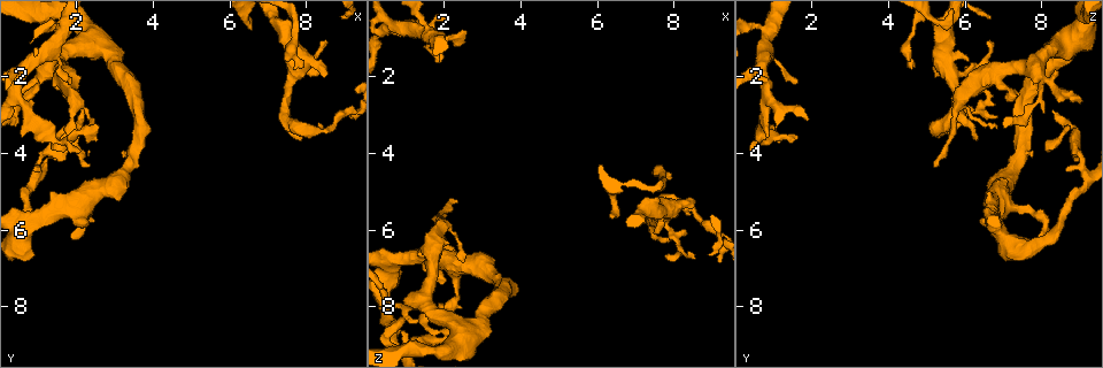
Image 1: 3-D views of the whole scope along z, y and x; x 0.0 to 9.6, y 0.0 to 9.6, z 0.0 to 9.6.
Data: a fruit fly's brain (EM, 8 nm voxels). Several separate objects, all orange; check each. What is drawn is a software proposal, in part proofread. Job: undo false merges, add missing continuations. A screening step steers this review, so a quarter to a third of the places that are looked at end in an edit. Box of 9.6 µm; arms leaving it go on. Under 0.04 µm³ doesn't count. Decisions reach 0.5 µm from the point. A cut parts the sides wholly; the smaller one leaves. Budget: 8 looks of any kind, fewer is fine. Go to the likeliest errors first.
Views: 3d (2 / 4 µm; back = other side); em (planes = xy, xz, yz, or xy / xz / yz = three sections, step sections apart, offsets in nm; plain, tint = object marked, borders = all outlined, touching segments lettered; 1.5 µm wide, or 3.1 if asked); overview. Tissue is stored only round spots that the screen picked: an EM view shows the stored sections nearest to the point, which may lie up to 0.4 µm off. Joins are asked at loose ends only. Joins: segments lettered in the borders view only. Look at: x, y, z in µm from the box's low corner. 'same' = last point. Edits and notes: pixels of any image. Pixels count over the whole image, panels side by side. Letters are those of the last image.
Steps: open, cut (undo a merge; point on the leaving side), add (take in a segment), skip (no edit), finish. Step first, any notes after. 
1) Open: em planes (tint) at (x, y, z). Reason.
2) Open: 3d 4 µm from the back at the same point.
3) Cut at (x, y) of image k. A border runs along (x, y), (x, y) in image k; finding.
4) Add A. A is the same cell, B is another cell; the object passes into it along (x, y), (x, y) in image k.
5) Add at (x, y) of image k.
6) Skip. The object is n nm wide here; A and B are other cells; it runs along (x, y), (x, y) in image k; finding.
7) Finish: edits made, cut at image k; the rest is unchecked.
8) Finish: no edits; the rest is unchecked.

Open: em yz step 4 (plain) at (0.65, 2.65, 9.05). Branch stops here.

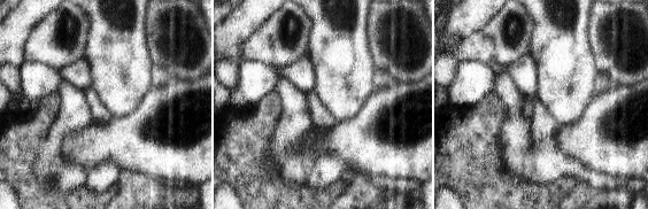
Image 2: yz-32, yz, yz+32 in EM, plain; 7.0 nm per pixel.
Open: em yz step 4 (tint) at the same point. With the object marked.

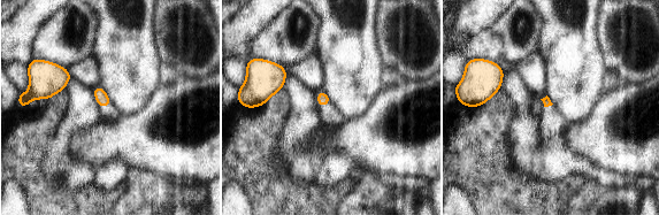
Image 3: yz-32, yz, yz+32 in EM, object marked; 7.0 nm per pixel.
Open: em yz step 4 (borders) at the same point. What lies round it.

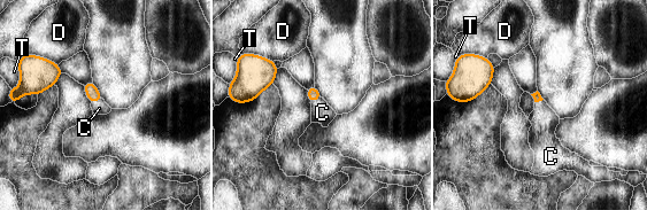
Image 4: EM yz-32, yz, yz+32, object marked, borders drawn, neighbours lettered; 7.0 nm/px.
Add C. C is the same cell, D and T are other cells; the object passes into it along (93, 95), (97, 101), (99, 108) in image 4; the neuron continues.

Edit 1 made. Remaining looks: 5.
Open: em xy step 8 (tint) at (2.25, 2.95, 8.25). An open end.

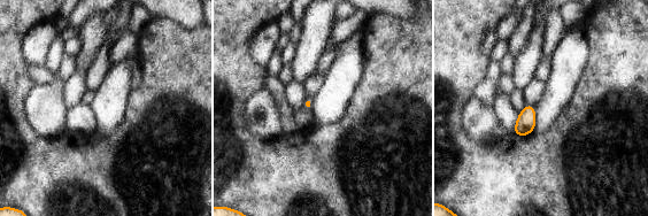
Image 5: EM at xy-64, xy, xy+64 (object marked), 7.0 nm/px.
Open: em planes (borders) at the same point. Cut it another way.

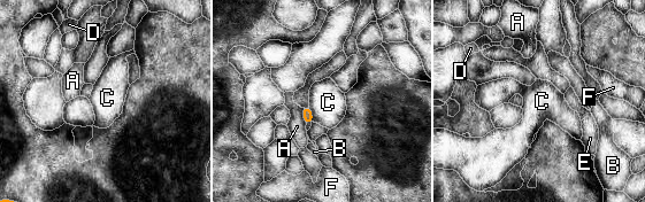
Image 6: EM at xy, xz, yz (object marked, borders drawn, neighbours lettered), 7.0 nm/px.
Skip. A, B, C, D, E and F are other cells; a border runs along (309, 105), (314, 122) in image 6; none of them fits.

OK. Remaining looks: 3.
Open: 3d 2 µm from the back at (1.55, 3.65, 0.70). Sharp bend.

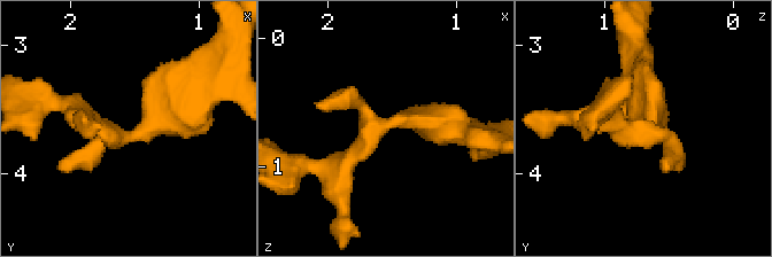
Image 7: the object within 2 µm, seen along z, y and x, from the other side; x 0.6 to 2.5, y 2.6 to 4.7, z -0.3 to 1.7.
Open: em yz step 4 (tint) at (1.50, 3.66, 0.66). Need the tissue.

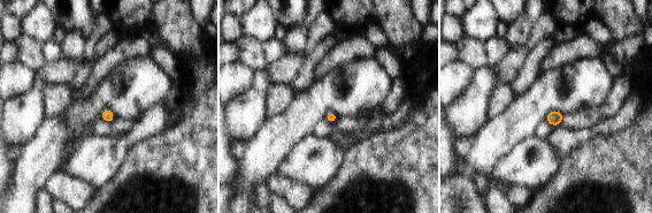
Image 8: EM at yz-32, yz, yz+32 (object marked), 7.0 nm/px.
Open: em planes (borders) at the same point.

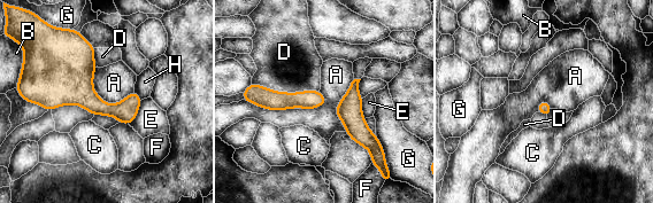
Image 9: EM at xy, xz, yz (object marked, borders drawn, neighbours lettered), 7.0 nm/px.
Skip. The object is 90 nm wide here; the longest contact is with D, 480 nm; A, B, C, D, E, F, G and H are other cells; all the same neuron.

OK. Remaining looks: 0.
Finish: edits made, add at image 4; the rest is unchecked.

